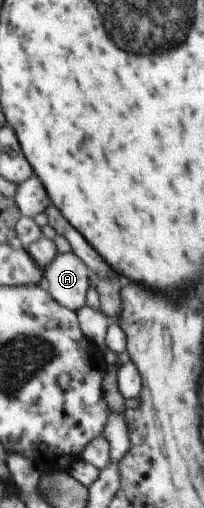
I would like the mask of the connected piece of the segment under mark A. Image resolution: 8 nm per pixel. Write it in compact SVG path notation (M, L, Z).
M72 251L58 253L43 270L43 283L58 304L77 311L86 306L86 292L91 285L89 272Z

